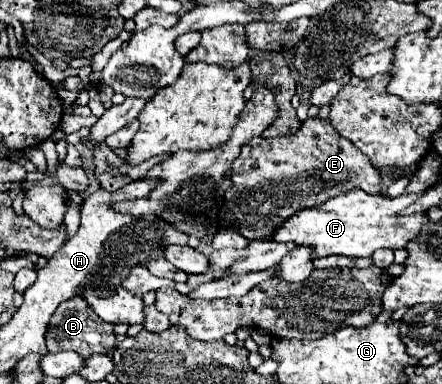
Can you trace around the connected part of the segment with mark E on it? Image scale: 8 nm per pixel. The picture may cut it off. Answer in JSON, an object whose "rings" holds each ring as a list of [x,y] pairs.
{"rings":[[[308,117],[294,135],[286,137],[254,137],[250,143],[242,147],[240,157],[232,163],[232,187],[224,195],[224,203],[220,207],[220,231],[234,229],[244,235],[248,241],[270,241],[274,231],[282,227],[286,219],[290,219],[296,211],[322,205],[328,199],[348,193],[352,189],[362,189],[368,193],[378,193],[380,179],[378,169],[358,151],[348,139],[340,137],[338,131],[332,127],[330,119]]]}

